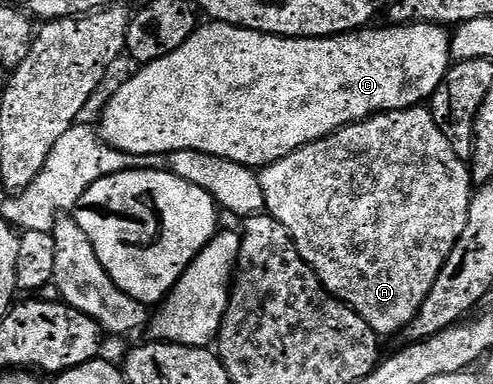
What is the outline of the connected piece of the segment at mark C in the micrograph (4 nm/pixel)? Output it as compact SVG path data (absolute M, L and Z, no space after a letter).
M206 22L193 32L180 46L180 50L172 50L164 58L151 64L143 64L131 80L126 80L114 92L114 97L106 104L102 112L102 128L100 135L106 143L116 150L126 152L130 156L144 156L147 158L165 158L169 152L180 150L196 150L204 154L212 154L220 158L228 158L232 162L240 162L244 166L258 170L267 164L284 159L288 154L300 150L309 144L315 144L349 124L359 124L369 116L377 116L380 112L395 112L401 108L413 108L429 101L434 91L442 85L446 74L450 70L452 57L450 43L452 36L441 24L396 24L386 28L367 26L357 32L344 32L341 36L269 36L266 32L257 32L251 28L239 28L236 24L221 22Z

